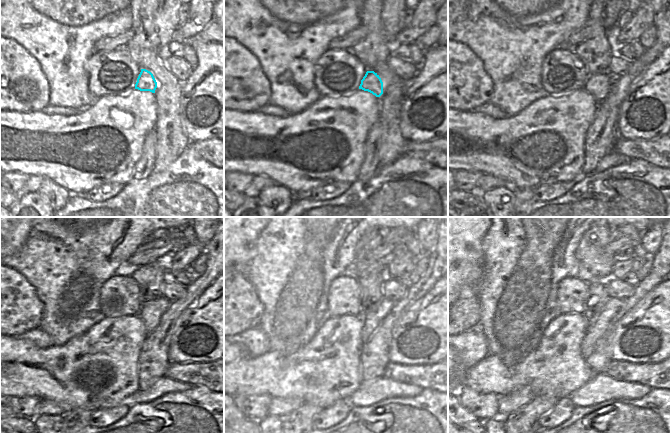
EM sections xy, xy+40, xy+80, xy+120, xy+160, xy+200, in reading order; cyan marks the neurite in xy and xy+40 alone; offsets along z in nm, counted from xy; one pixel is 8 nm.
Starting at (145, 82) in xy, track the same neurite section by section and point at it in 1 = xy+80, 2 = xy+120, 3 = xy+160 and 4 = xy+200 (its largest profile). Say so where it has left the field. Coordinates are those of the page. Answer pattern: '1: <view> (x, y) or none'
1: xy+80 (598, 85)
2: xy+120 (150, 312)
3: xy+160 (373, 315)
4: xy+200 (590, 339)

